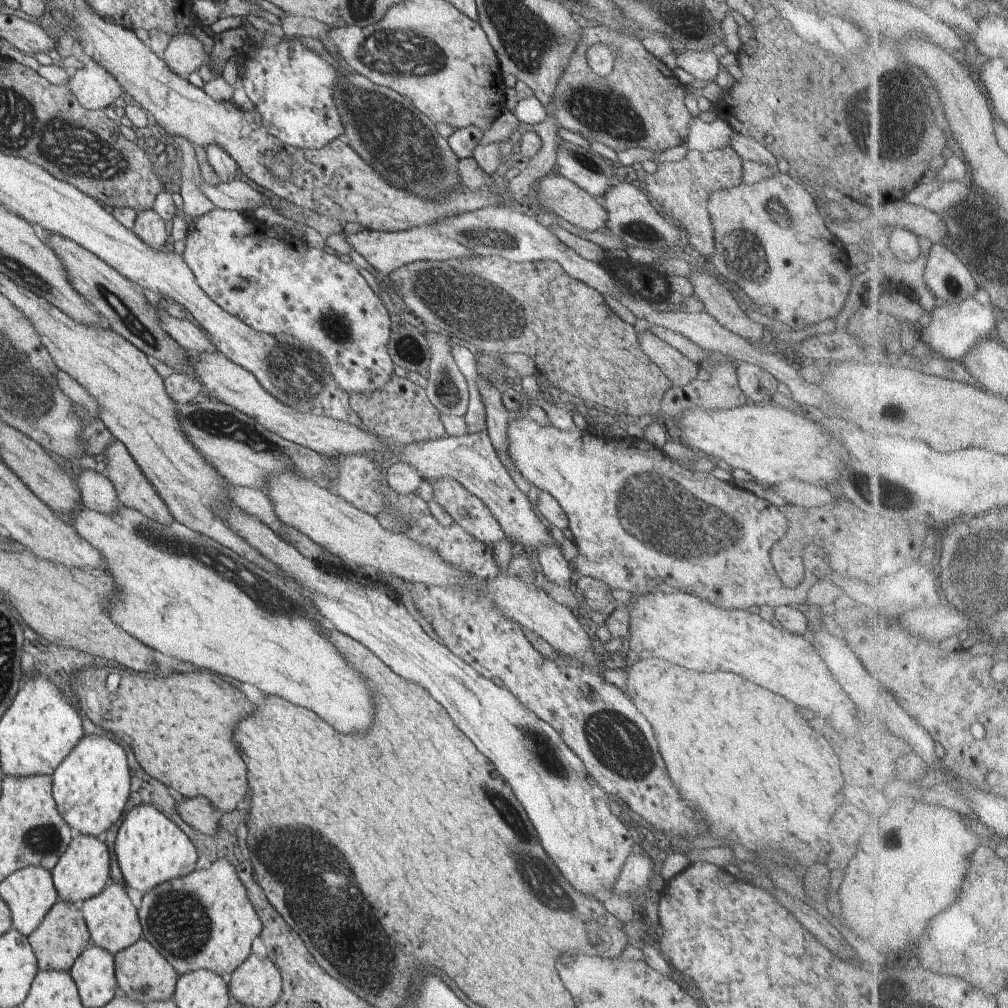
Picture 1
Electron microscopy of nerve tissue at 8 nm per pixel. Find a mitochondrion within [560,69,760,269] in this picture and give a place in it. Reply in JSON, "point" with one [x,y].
{"point":[585,106]}

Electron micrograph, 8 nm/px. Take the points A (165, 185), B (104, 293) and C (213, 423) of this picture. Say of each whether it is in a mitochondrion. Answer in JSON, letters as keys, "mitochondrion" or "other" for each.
{"A":"other","B":"other","C":"mitochondrion"}

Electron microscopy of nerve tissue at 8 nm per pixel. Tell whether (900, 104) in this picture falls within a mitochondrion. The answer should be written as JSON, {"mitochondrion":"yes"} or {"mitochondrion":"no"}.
{"mitochondrion":"yes"}

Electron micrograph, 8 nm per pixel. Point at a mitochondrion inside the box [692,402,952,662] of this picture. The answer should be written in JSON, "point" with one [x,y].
{"point":[890,490]}

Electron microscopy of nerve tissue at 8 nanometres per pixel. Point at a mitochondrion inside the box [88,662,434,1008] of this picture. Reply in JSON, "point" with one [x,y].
{"point":[318,897]}

